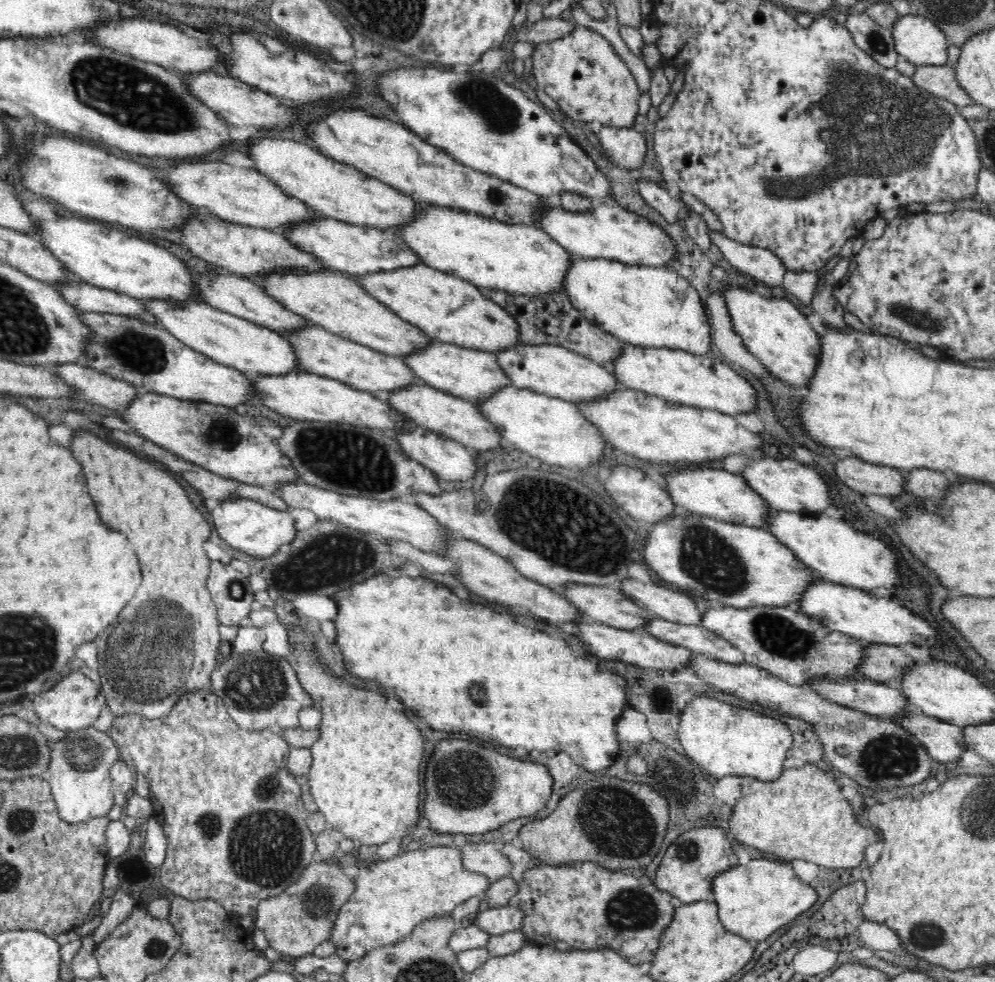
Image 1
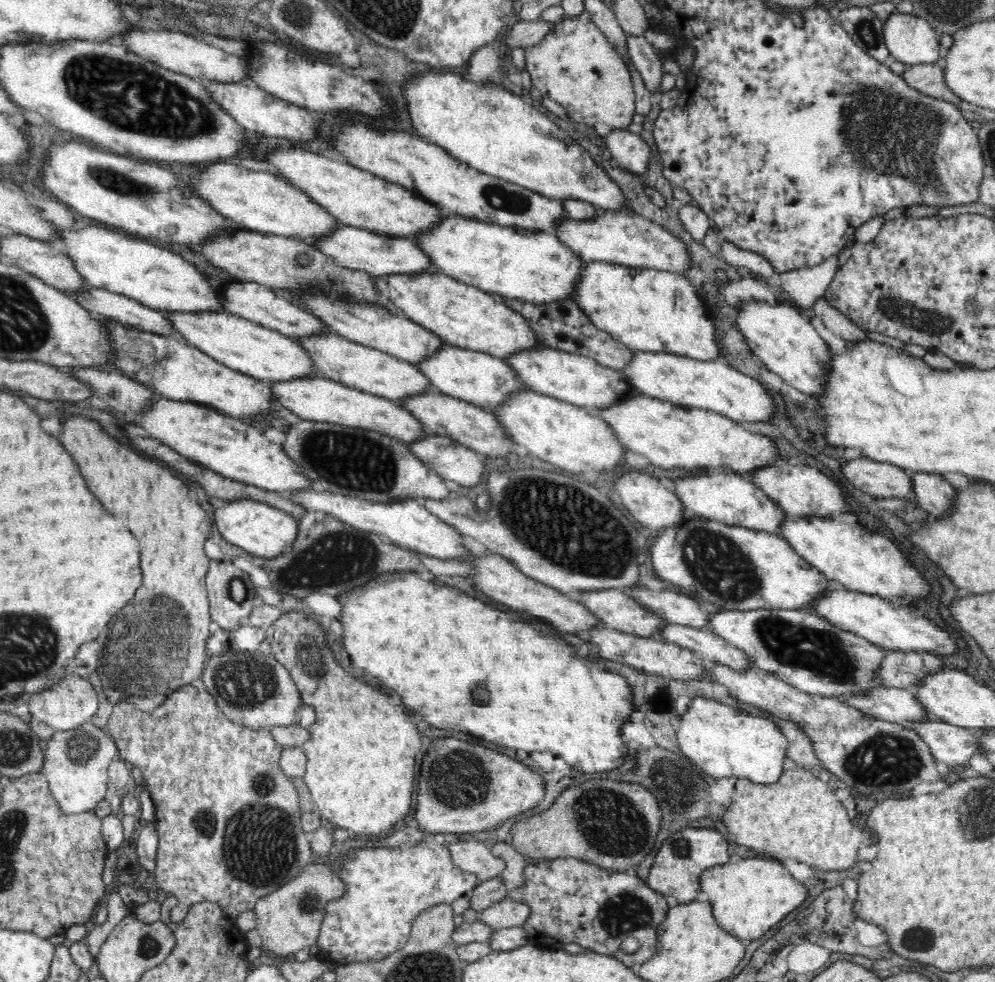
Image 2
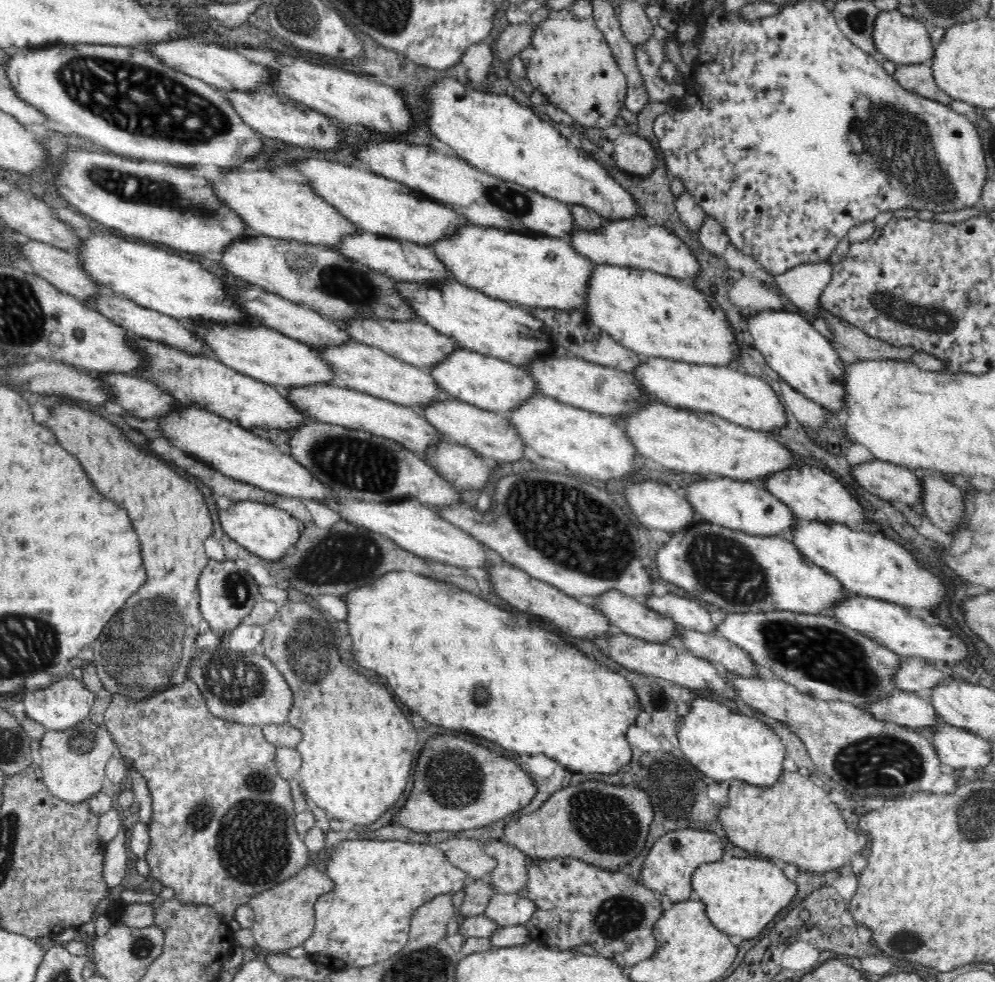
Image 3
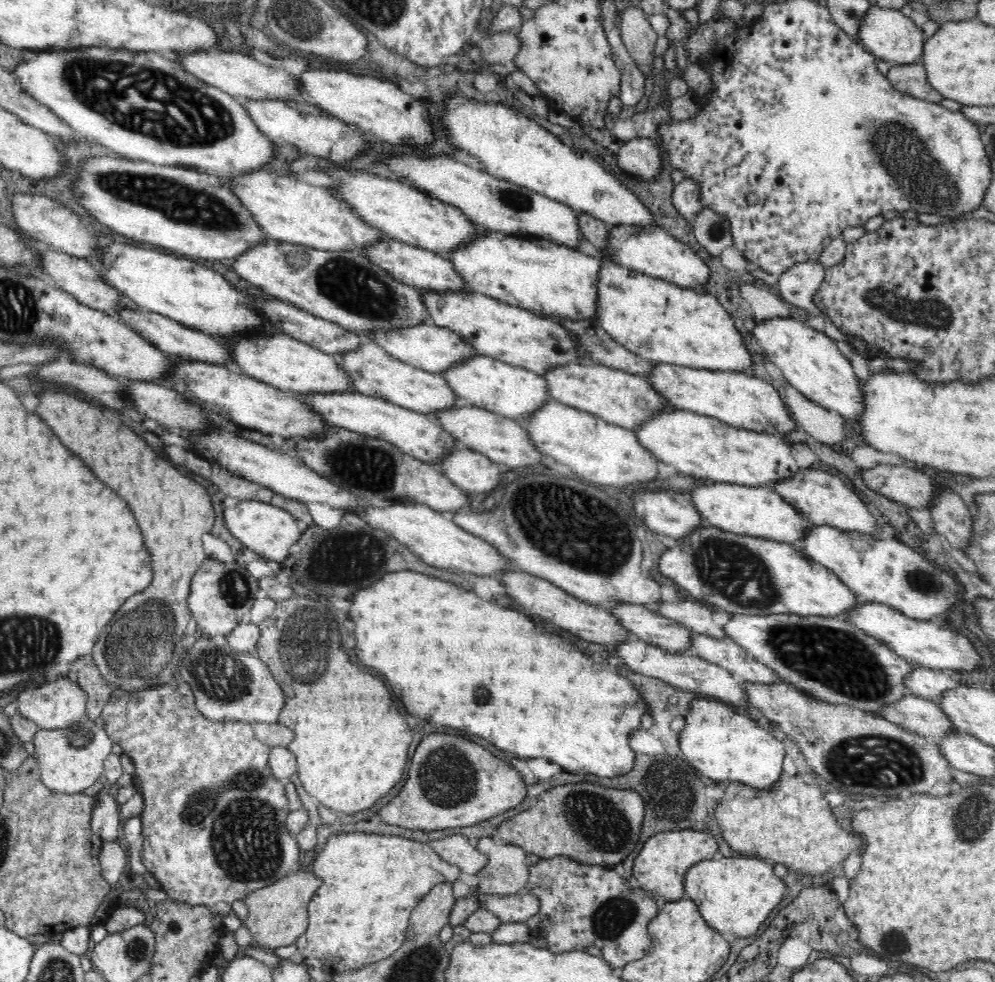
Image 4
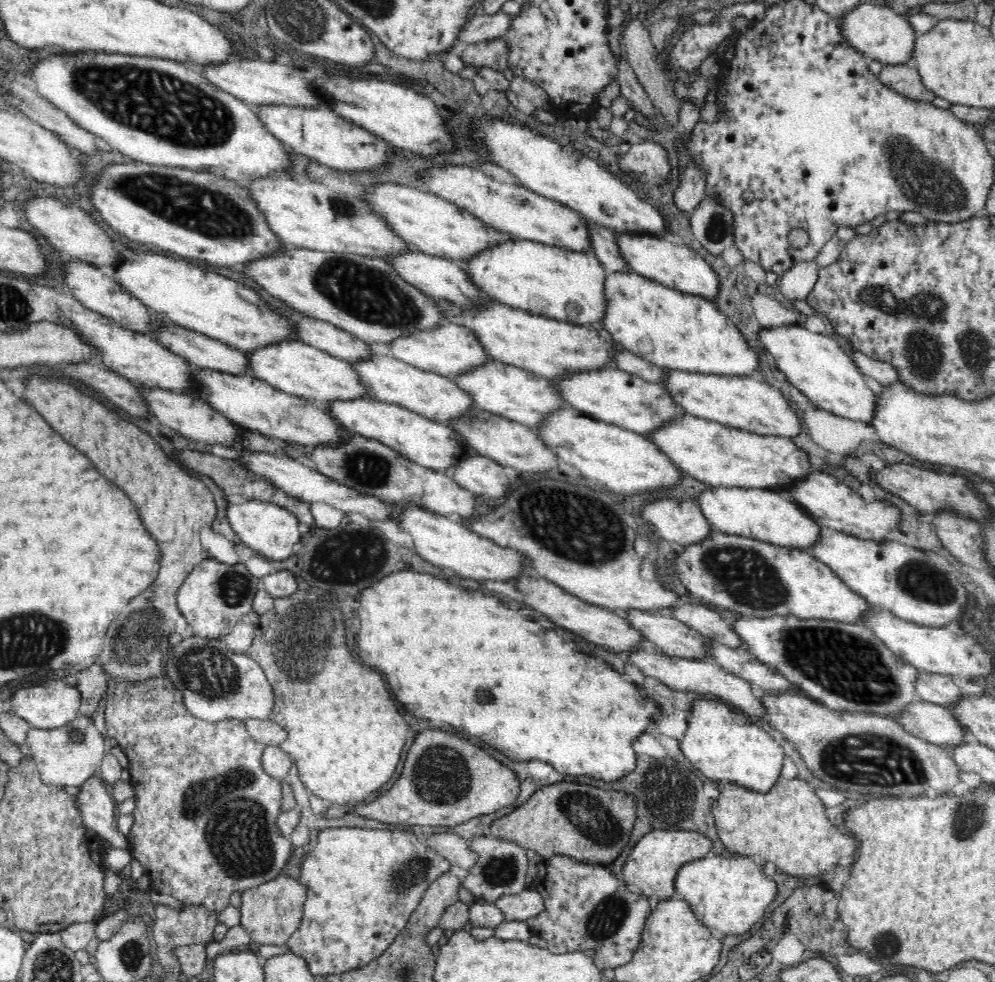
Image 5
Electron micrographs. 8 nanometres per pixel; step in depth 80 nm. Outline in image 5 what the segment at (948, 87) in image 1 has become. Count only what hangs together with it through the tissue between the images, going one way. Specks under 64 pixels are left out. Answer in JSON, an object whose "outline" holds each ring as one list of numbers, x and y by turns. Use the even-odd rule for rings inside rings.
{"outline":[[913,63,884,65,884,68,876,74,876,78,881,86,888,86,889,90,896,91,908,99,927,103,936,98,932,91,924,87]]}

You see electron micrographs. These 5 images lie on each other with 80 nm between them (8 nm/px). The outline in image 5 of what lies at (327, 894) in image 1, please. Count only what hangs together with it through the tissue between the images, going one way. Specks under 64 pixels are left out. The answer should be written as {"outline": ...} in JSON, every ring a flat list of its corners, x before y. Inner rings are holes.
{"outline":[[290,873,276,876,274,880,246,889,241,900,241,925,250,934,252,945,285,945,285,942,300,925,300,918,306,889,300,883,293,882]]}

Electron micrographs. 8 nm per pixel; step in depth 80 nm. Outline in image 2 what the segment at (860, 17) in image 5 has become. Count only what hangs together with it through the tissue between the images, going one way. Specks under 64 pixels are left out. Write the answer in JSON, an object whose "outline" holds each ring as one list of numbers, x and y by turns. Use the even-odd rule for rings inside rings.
{"outline":[[895,11,884,22,884,41,894,59,905,65,940,60,937,30,923,18]]}

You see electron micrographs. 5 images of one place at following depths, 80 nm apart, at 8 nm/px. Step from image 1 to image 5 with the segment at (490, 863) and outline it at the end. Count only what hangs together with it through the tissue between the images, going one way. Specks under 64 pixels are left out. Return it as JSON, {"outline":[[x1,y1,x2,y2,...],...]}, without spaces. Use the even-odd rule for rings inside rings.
{"outline":[[434,834,427,838,426,843,451,865,460,866,464,870,472,868,473,862,476,861,476,854,469,850,467,840,458,834]]}

